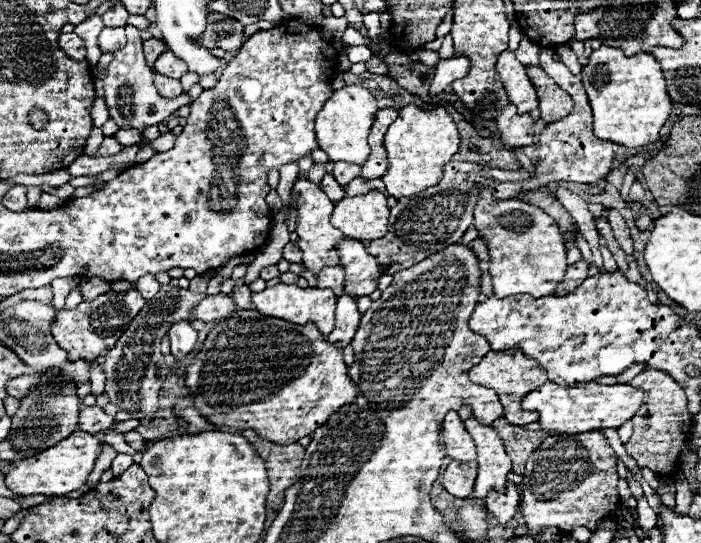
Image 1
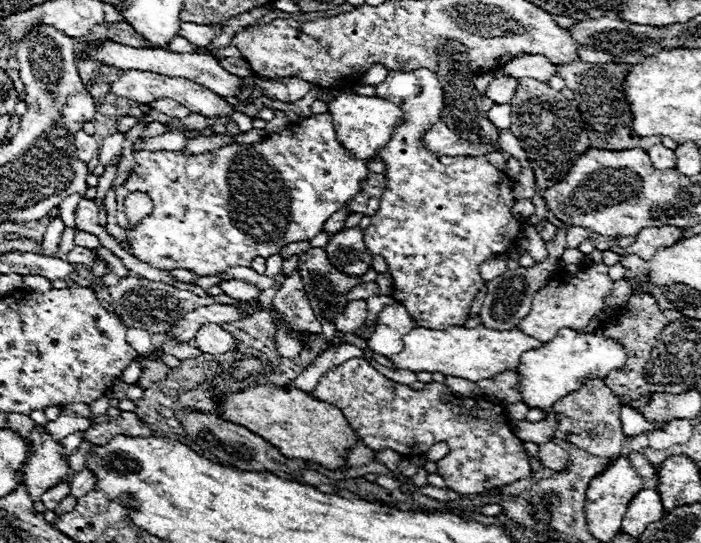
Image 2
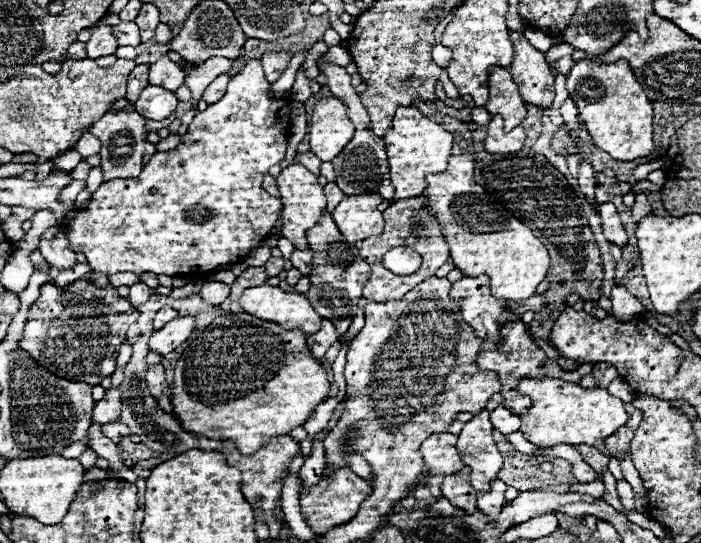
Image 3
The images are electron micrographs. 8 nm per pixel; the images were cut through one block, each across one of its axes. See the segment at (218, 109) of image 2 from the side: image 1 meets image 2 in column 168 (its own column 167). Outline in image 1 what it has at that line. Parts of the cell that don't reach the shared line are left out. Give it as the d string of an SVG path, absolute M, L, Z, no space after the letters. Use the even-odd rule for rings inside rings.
M156 74L154 76L154 86L156 86L158 94L162 94L164 98L176 98L176 96L182 94L180 80L176 80L176 78L168 78L168 76Z

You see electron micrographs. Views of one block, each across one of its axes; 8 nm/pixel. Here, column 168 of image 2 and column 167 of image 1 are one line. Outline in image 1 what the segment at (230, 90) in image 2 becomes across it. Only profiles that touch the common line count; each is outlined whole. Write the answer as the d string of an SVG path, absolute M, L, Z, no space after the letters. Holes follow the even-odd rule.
M170 50L158 56L158 60L154 64L154 70L158 74L166 74L168 78L180 78L180 76L184 76L188 72L186 62L182 62L178 56L170 54Z

